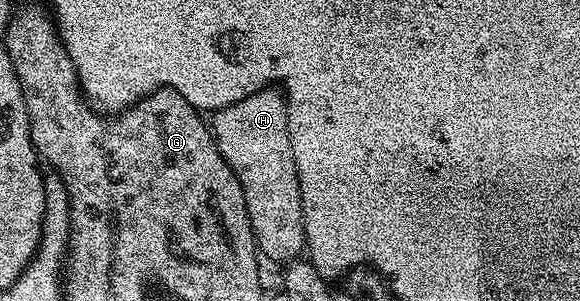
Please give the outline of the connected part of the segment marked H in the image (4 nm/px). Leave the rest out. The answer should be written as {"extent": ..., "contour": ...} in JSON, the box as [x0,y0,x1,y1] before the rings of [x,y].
{"extent":[209,86,306,264],"contour":[[[268,86],[261,91],[247,95],[245,99],[232,101],[229,106],[218,108],[213,112],[214,116],[210,117],[209,126],[212,135],[219,143],[220,150],[224,154],[229,154],[228,163],[242,182],[258,251],[265,258],[267,256],[283,264],[296,259],[304,251],[306,236],[298,174],[293,158],[291,135],[288,130],[287,100],[285,96],[281,96],[279,91],[281,90]]]}

